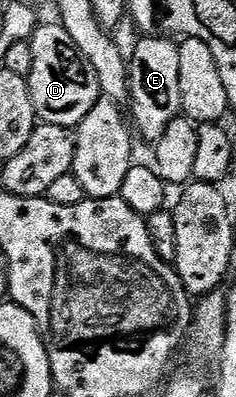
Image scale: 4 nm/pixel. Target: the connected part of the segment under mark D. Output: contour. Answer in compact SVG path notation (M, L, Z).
M39 23L28 42L32 46L32 70L28 79L35 117L44 124L77 129L84 114L88 114L88 110L103 99L96 70L92 70L92 66L82 57L76 42L72 42L68 30L64 30L61 23Z

